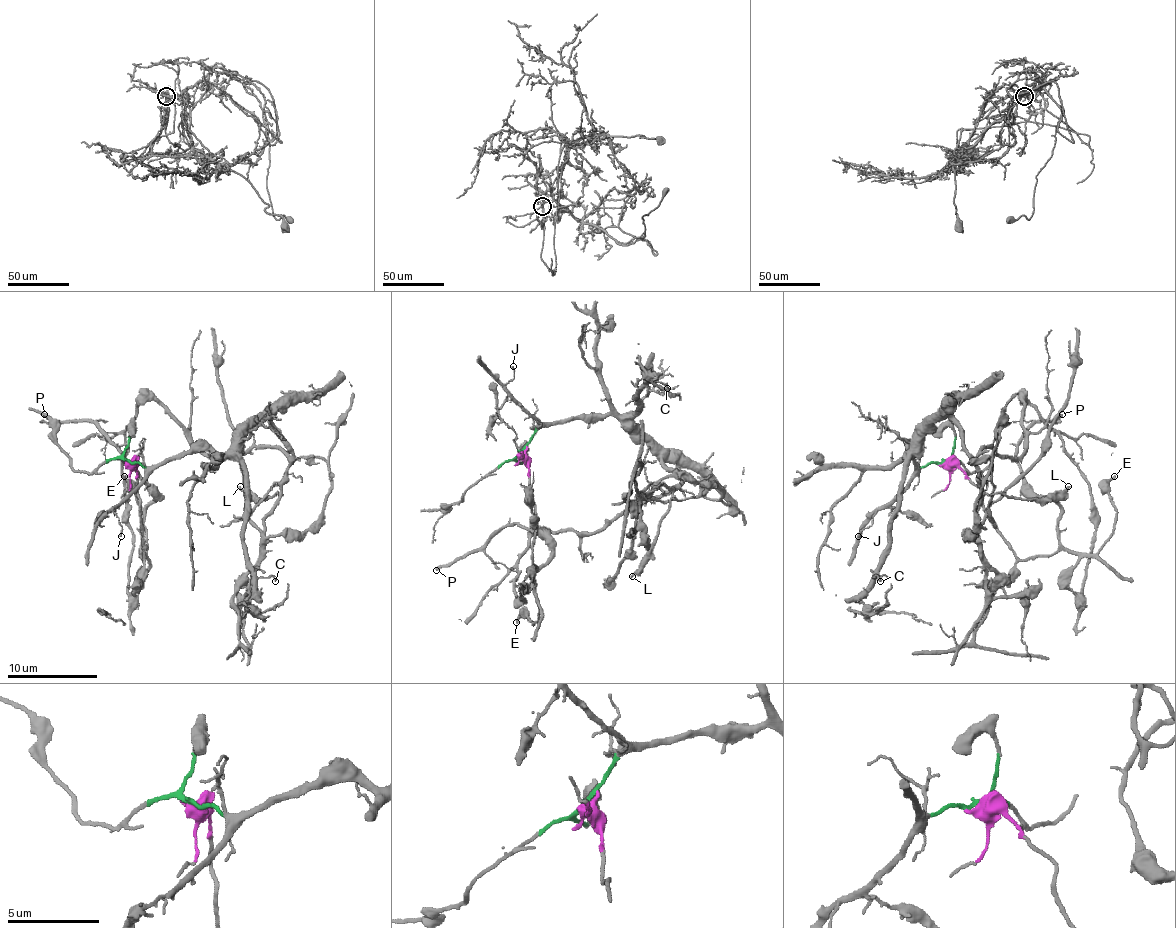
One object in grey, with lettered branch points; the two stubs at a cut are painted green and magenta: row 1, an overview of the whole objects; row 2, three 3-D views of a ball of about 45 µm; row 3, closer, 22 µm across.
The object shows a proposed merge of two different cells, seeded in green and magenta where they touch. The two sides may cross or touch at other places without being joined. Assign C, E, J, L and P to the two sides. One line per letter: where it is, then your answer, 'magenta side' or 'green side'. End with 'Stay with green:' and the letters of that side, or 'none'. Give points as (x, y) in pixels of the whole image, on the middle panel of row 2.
C: place (667, 388); green side
E: place (516, 622); magenta side
J: place (513, 366); green side
L: place (632, 576); green side
P: place (436, 570); magenta side
Stay with green: C, J, L

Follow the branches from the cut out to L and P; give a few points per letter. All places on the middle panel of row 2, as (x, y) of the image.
L: (521, 453), (539, 428), (613, 415), (683, 476), (661, 521), (652, 557), (631, 577)
P: (521, 453), (532, 496), (535, 566), (550, 554), (550, 545), (539, 534), (514, 523), (436, 570)

